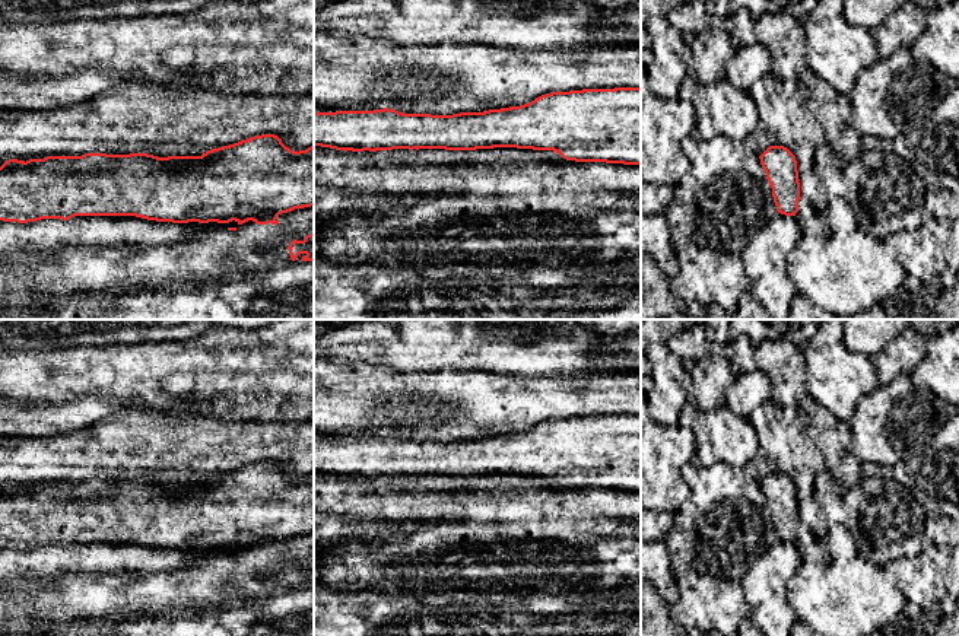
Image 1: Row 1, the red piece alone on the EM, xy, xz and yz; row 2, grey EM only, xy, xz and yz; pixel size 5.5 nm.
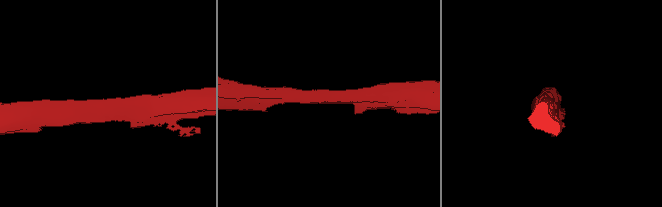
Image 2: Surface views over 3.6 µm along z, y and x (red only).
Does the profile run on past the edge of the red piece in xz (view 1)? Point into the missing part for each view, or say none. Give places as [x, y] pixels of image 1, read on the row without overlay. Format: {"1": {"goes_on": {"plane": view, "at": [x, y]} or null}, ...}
{"1": {"goes_on": null}}

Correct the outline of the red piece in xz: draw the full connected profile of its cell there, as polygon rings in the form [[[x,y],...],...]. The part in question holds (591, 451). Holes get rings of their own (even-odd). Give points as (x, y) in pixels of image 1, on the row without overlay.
[[[641,414],[552,419],[534,427],[452,442],[374,438],[314,439],[314,473],[336,477],[476,477],[517,474],[553,477],[566,487],[641,492]]]

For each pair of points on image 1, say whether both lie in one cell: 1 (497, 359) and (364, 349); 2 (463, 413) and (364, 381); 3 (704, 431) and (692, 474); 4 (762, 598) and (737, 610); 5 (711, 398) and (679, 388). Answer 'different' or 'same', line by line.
1: same
2: same
3: different
4: different
5: different

